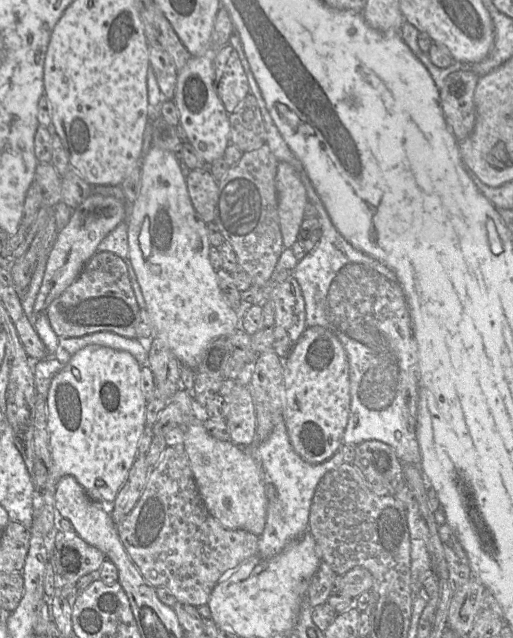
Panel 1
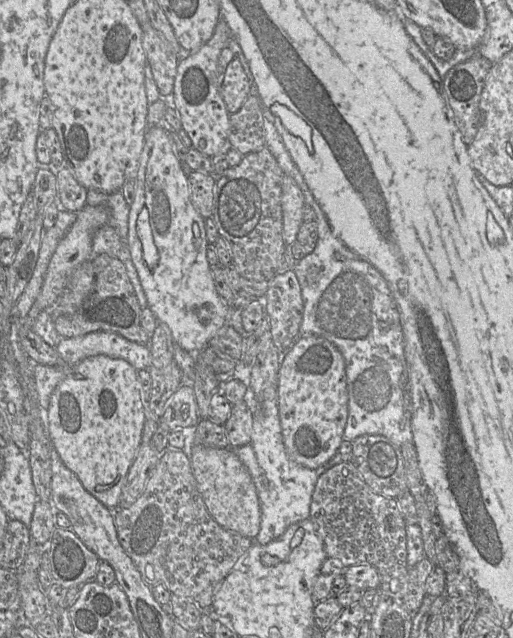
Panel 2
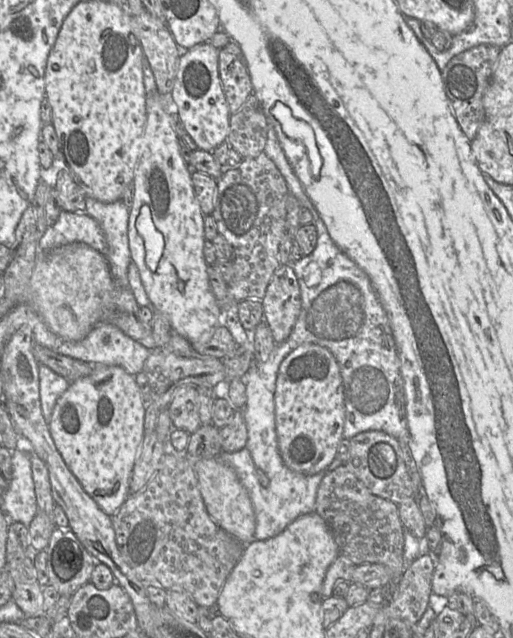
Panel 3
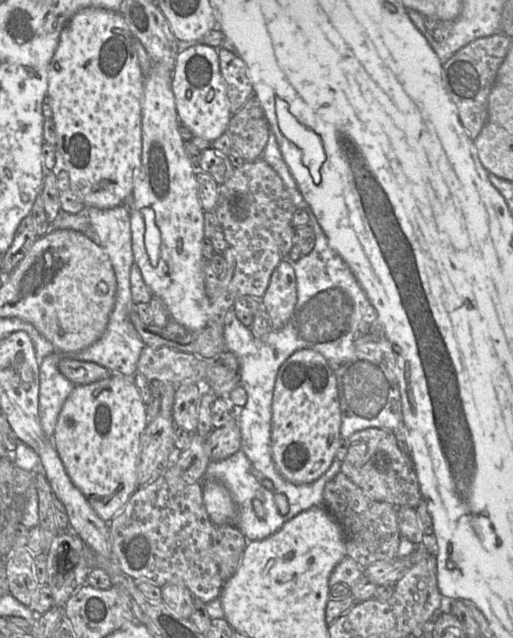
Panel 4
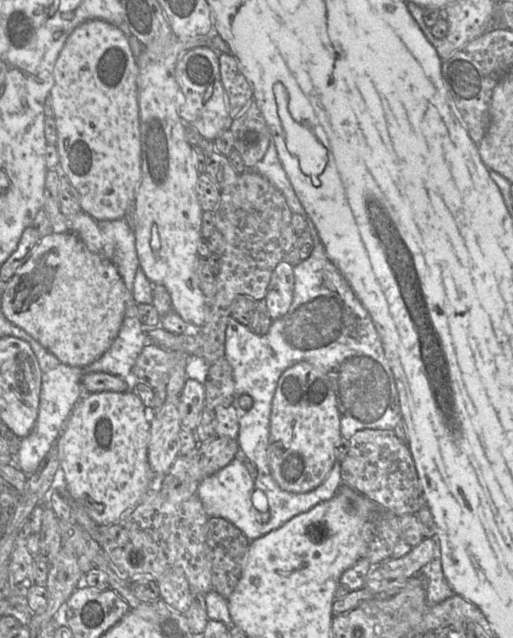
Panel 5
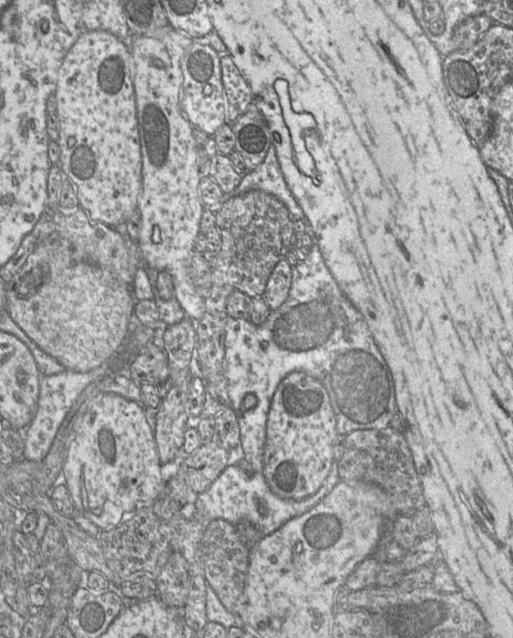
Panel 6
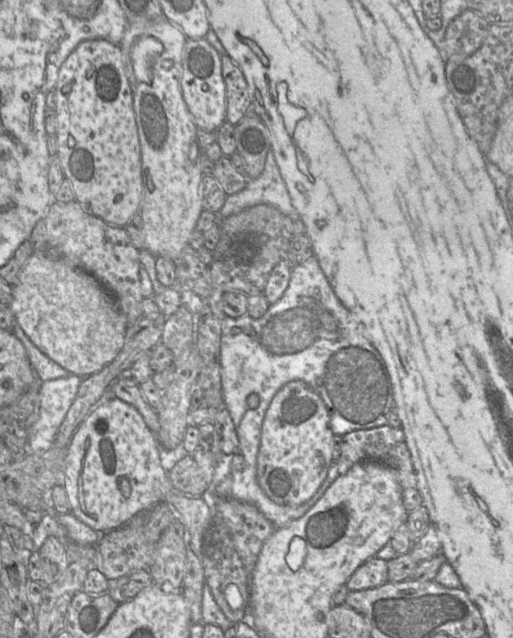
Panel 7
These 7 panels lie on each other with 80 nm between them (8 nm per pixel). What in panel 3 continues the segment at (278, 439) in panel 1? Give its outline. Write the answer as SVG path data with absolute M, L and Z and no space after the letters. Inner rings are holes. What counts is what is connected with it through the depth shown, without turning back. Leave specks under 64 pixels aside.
M270 392L270 410L262 410L255 414L255 409L248 409L246 425L250 451L244 447L236 452L220 452L217 460L230 466L245 487L253 504L256 516L254 539L264 541L279 535L298 517L315 511L318 487L329 472L344 464L337 457L324 470L314 475L304 475L290 470L283 462L276 433L275 407L272 407L273 392ZM256 470L263 471L270 480L270 485L262 487L258 481Z

